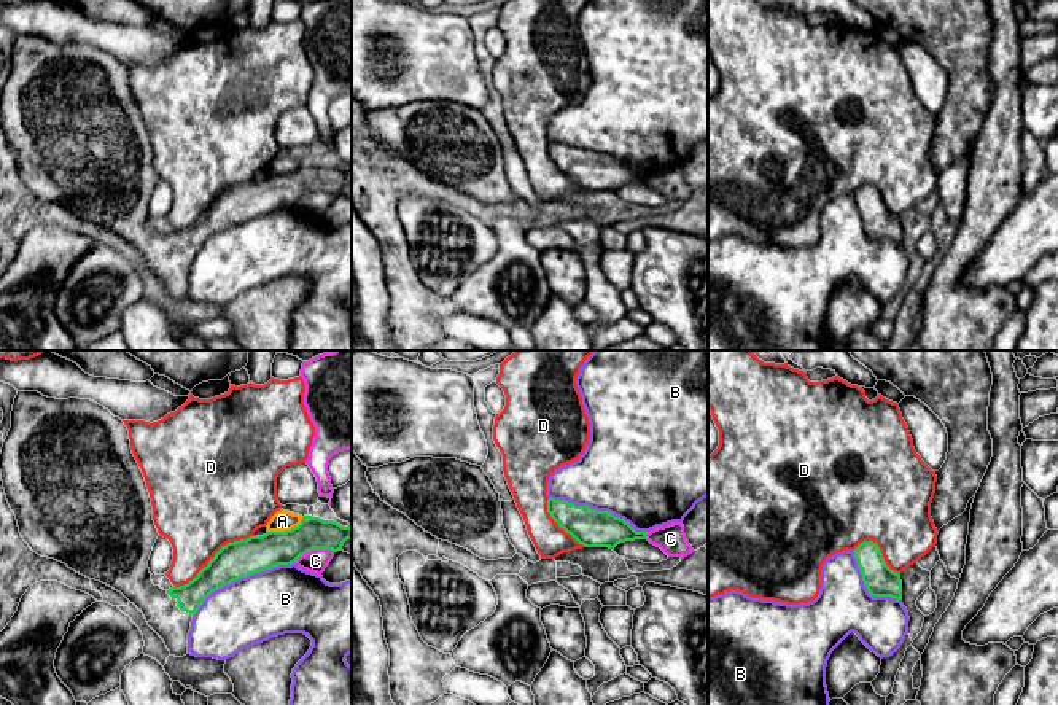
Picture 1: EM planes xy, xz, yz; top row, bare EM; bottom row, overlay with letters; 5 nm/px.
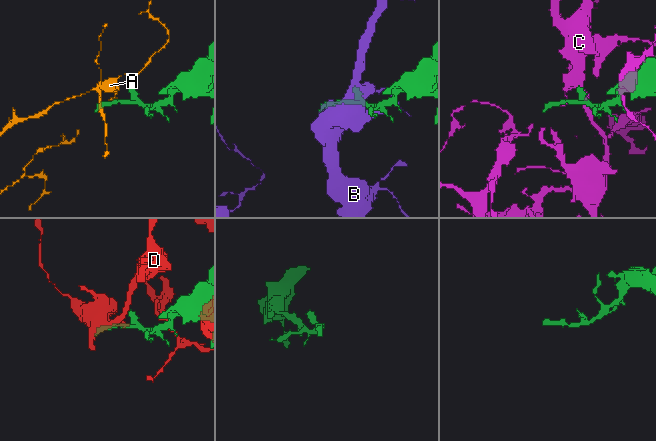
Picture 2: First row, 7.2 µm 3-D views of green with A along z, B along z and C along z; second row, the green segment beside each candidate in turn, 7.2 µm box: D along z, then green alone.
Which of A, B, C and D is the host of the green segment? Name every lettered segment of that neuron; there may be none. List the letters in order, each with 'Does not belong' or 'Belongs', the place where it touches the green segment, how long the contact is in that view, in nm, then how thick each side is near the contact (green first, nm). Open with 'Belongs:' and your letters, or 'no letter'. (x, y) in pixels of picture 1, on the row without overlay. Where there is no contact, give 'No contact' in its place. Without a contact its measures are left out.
Belongs: no letter
A: Does not belong. Touches green at xy (287, 174). Shared border 200 nm. Thickness 190 nm (green) against 110 nm
B: Does not belong. Touches green at xy (241, 220). Shared border 600 nm. Thickness 190 nm (green) against 340 nm
C: Does not belong. Touches green at xy (314, 191). Shared border 200 nm. Thickness 180 nm (green) against 120 nm
D: Does not belong. Touches green at xy (215, 199). Shared border 480 nm. Thickness 190 nm (green) against 440 nm

